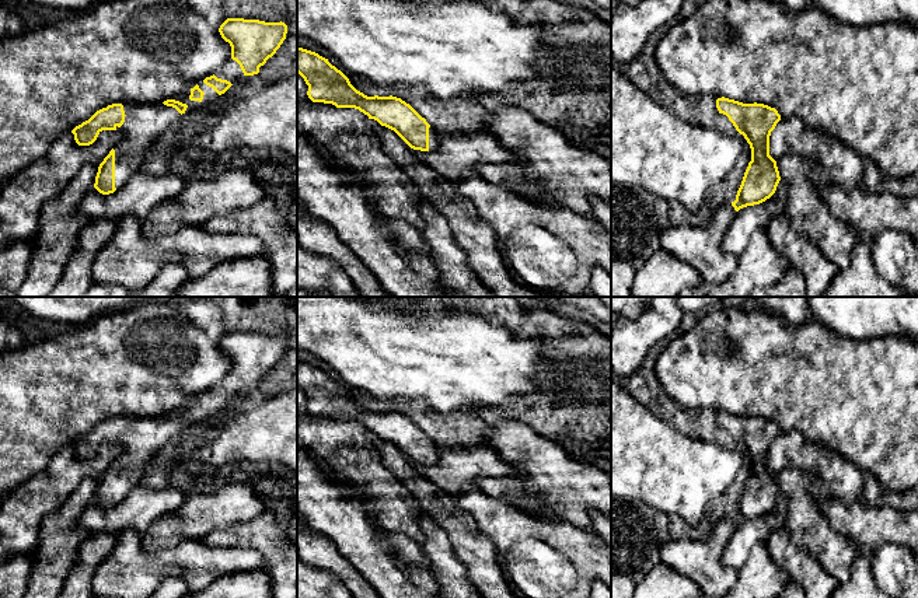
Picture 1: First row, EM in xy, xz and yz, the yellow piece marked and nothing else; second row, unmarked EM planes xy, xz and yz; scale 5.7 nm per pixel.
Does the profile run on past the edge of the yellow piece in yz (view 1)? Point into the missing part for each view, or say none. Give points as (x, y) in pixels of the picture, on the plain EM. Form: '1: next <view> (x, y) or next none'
1: next none

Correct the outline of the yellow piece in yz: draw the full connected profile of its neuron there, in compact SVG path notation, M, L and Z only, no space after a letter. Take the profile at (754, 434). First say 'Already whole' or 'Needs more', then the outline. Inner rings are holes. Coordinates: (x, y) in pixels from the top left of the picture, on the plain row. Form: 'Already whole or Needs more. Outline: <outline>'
Already whole. Outline: M718 412L716 422L744 450L751 462L751 475L744 486L736 514L736 525L769 513L781 494L776 475L769 469L769 450L781 434L775 422L764 417L743 417L729 412Z

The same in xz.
Needs more. Outline: M297 361L297 387L308 399L313 416L332 417L336 422L355 422L394 444L411 462L436 465L434 443L409 417L397 410L367 410L357 405L349 392L315 366Z

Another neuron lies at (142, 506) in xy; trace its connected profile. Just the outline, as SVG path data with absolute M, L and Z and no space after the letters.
M139 485L114 507L102 508L93 501L83 511L78 525L90 536L126 529L143 536L154 521L174 514L186 497L188 493L179 489L153 490Z

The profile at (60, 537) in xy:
M84 479L56 513L42 520L22 598L56 598L62 591L81 543L90 538L78 520L94 501L98 480Z

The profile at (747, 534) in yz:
M779 494L775 507L769 513L736 525L723 550L722 563L739 570L747 562L748 553L755 545L767 542L772 534L783 527L786 515L788 497Z

